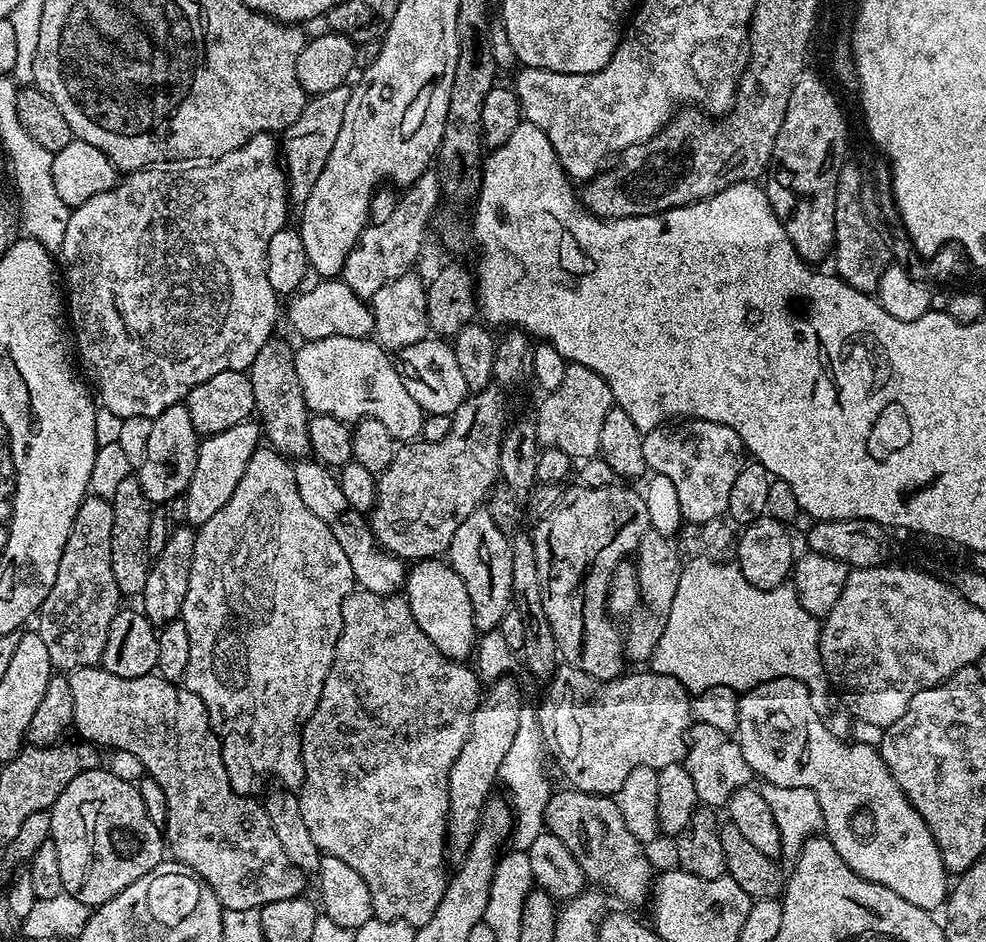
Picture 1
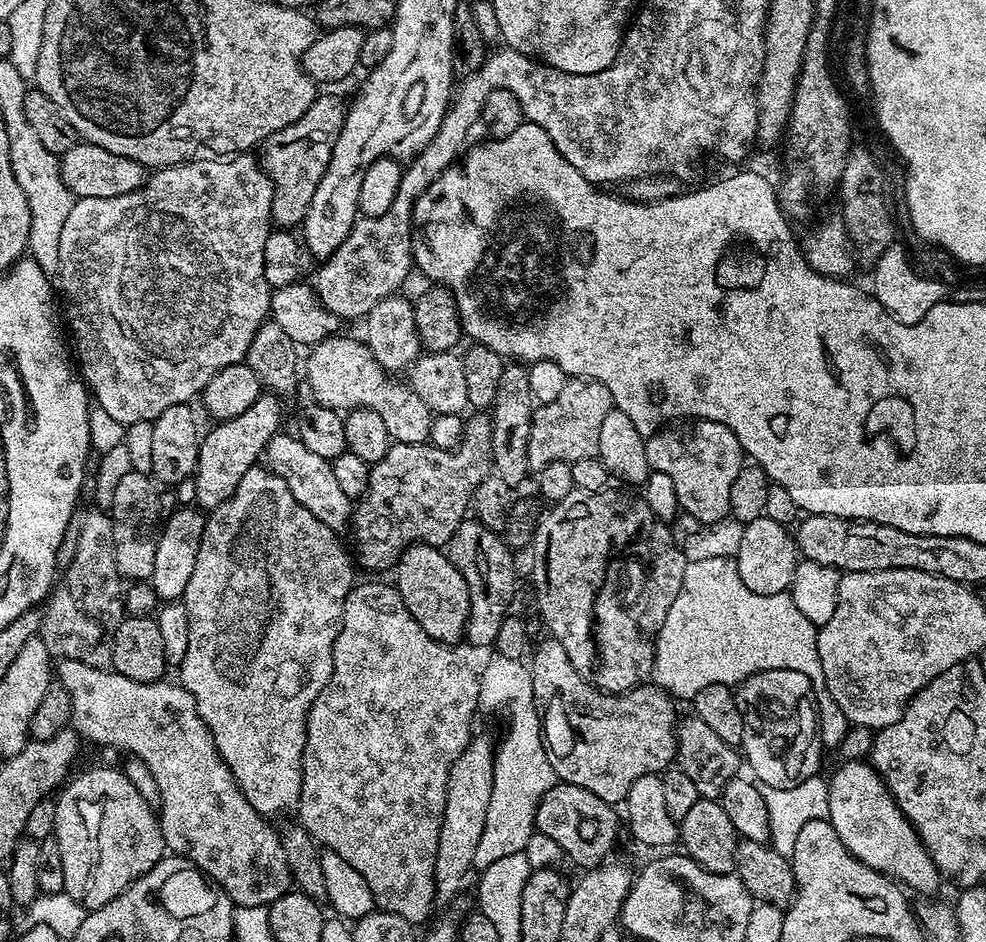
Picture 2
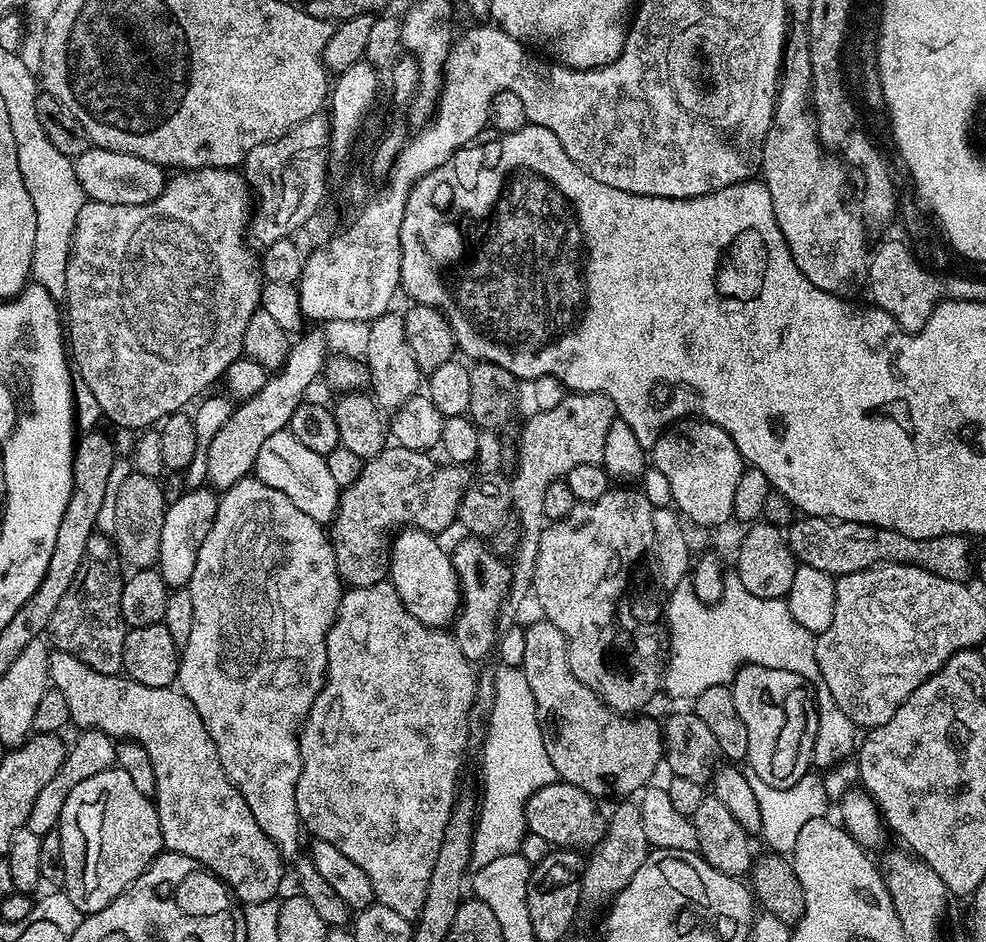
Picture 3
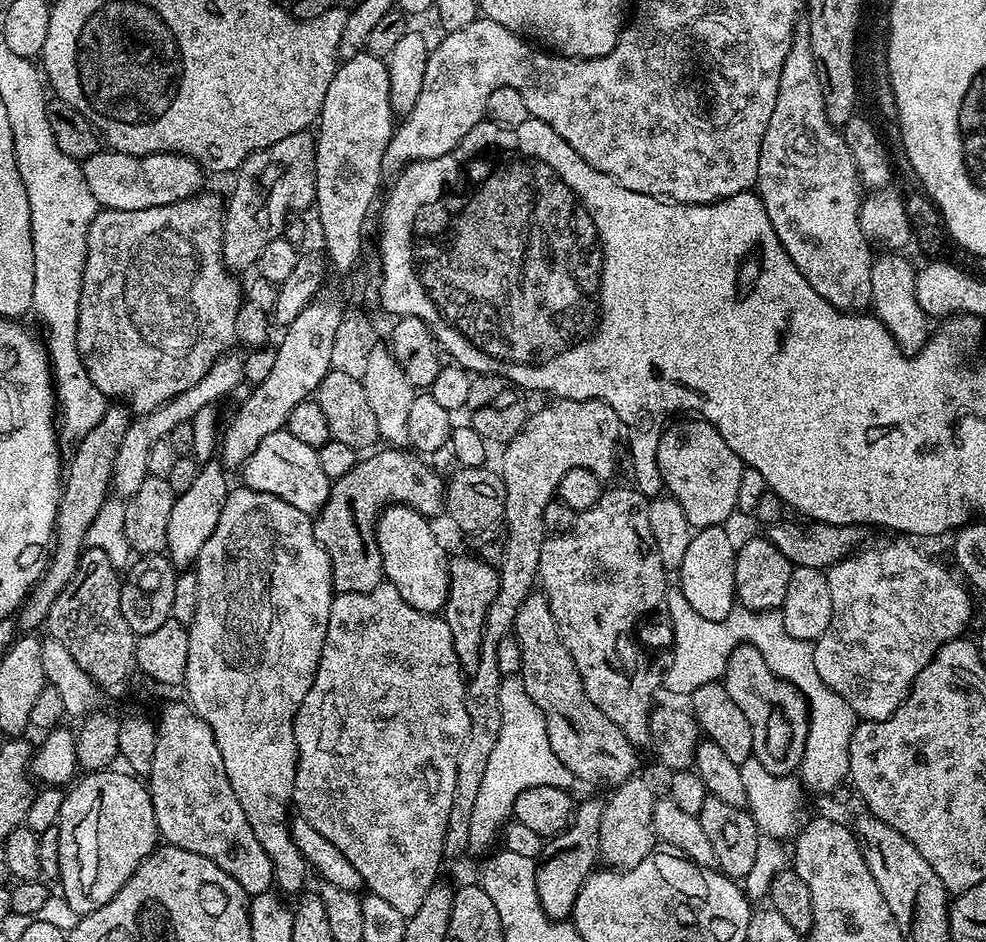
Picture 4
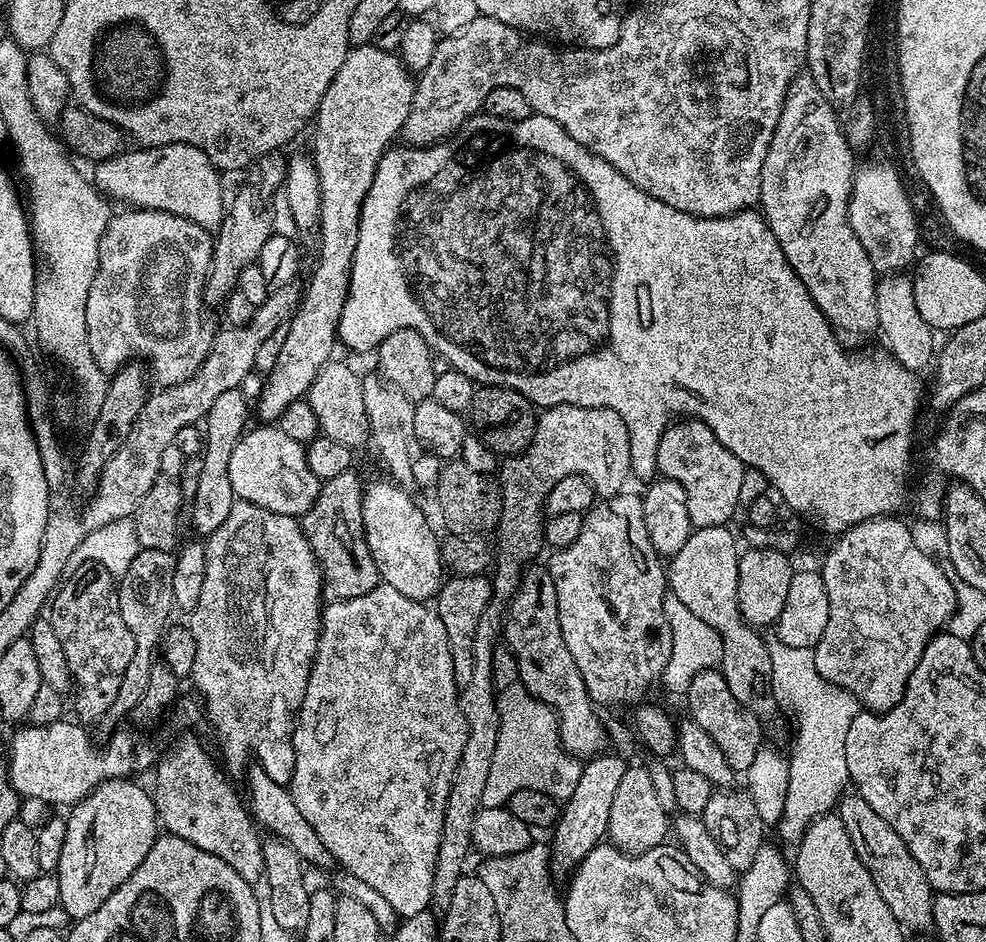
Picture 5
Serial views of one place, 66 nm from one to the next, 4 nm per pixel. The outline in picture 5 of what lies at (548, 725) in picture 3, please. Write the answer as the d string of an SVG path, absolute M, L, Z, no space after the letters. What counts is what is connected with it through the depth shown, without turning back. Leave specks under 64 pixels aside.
M529 567L520 578L516 593L504 613L503 643L514 654L520 671L519 683L534 698L538 698L546 706L550 706L556 714L560 742L567 755L577 758L593 758L601 755L608 744L608 736L604 733L604 724L596 717L597 709L588 698L586 682L582 682L582 674L578 674L578 666L574 666L574 658L570 658L570 650L566 650L566 638L562 638L562 626L558 622L558 594L554 594L554 578L550 578L547 567Z

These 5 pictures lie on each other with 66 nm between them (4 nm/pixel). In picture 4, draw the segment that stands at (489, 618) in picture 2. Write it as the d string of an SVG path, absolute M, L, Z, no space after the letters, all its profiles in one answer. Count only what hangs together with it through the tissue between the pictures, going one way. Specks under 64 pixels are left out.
M475 554L468 556L452 556L448 561L448 597L442 609L446 626L450 626L450 638L454 638L454 654L458 654L458 662L465 673L478 670L478 654L482 654L482 630L486 624L486 610L490 610L490 602L498 598L500 589L500 573L493 565L480 560Z

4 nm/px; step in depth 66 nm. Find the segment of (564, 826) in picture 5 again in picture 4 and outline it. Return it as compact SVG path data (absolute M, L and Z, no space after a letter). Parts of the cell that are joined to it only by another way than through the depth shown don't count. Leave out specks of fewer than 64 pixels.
M603 799L584 800L581 804L579 801L575 805L571 822L566 825L563 832L551 837L546 851L538 860L536 866L538 902L543 912L554 921L563 921L571 915L574 902L578 898L578 890L582 890L586 878L597 867L600 854L598 830L603 809Z

